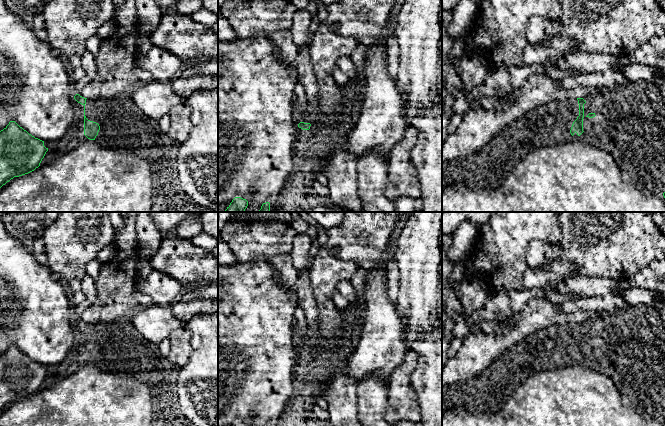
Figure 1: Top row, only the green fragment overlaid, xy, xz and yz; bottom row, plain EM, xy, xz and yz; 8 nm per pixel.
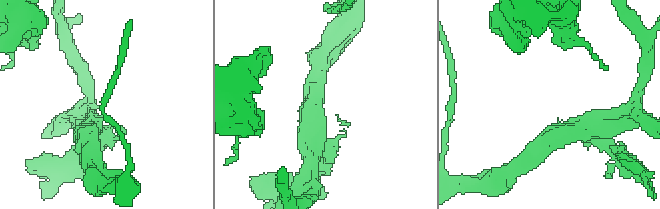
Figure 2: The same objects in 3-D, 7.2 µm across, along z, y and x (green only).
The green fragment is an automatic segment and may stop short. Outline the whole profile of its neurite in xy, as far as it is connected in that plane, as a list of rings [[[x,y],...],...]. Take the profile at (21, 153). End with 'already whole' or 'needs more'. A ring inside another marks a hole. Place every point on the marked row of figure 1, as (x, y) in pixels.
[[[10,121],[0,131],[0,188],[14,177],[28,174],[38,168],[47,151],[44,141],[29,134],[15,121]]]; already whole

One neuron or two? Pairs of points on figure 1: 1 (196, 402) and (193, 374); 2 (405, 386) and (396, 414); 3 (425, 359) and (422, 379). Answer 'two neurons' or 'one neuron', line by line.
1: one neuron
2: one neuron
3: one neuron

